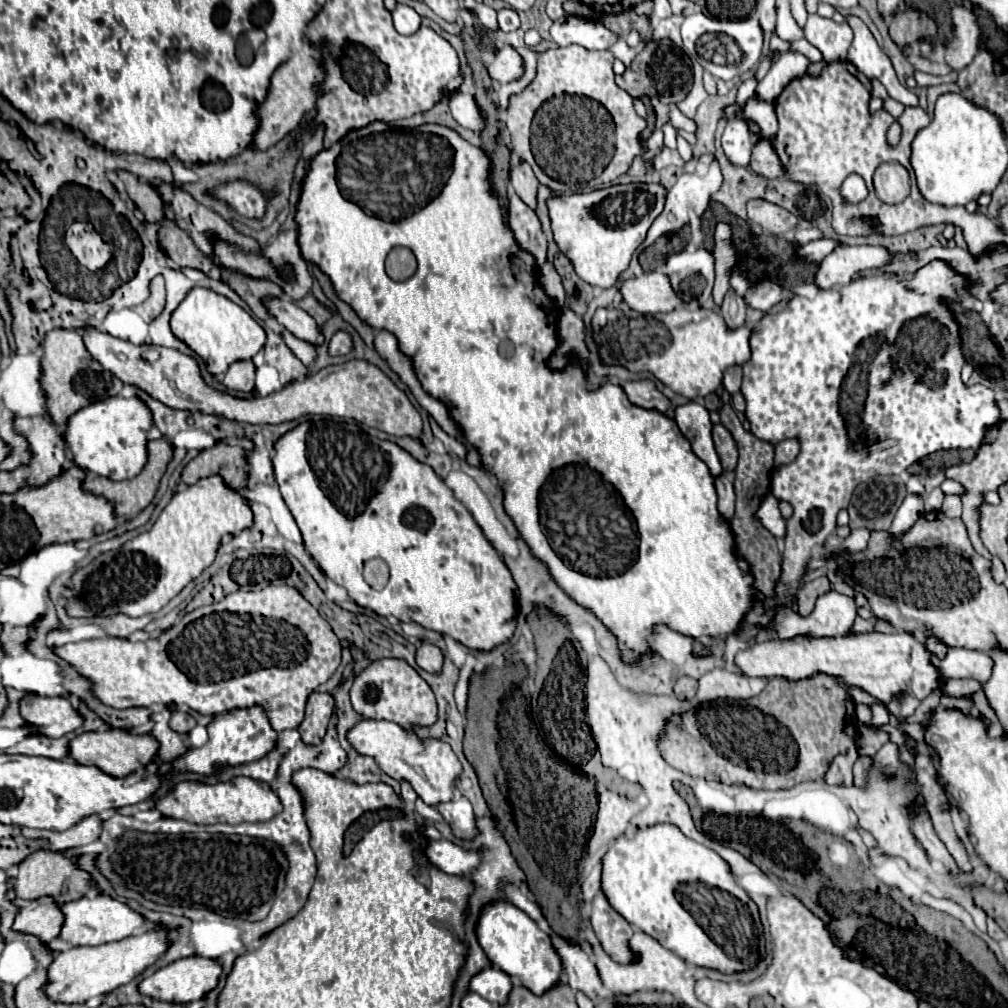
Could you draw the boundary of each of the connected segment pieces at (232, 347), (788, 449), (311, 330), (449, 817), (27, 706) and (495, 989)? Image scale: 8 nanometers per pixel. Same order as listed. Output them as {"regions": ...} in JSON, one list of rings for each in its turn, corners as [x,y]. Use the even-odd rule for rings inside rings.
{"regions":[[[[192,288],[180,306],[172,312],[170,326],[174,336],[186,342],[208,366],[208,372],[220,376],[236,360],[254,358],[266,344],[264,328],[238,304],[230,298],[210,290],[210,288]]],[[[788,438],[788,440],[778,442],[778,444],[776,444],[776,458],[774,458],[774,464],[780,466],[780,464],[792,462],[792,460],[798,456],[798,450],[800,450],[800,444],[798,444],[794,438]]],[[[266,298],[264,304],[268,312],[274,316],[274,320],[280,322],[296,338],[306,340],[314,346],[324,344],[324,336],[316,320],[310,314],[306,314],[302,308],[298,308],[294,302],[290,302],[288,298]]],[[[458,796],[458,798],[450,800],[450,802],[440,802],[436,808],[444,816],[444,820],[450,822],[456,836],[472,838],[476,834],[474,812],[472,812],[472,804],[470,804],[468,798]]],[[[26,694],[20,702],[20,714],[26,724],[36,726],[38,734],[48,738],[60,738],[84,724],[84,718],[66,696],[44,698],[38,694]]],[[[490,966],[482,974],[474,976],[470,986],[474,992],[478,992],[488,1002],[496,1002],[498,1006],[502,1006],[502,1002],[506,1002],[506,998],[510,998],[512,978],[508,974],[502,974],[502,970]]]]}

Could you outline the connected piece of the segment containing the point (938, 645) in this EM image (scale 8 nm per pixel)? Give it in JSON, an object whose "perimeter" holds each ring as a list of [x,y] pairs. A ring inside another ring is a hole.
{"perimeter":[[[932,636],[926,638],[926,648],[928,648],[936,658],[944,658],[944,656],[946,656],[946,650],[948,650],[946,644],[942,644],[942,642],[939,642],[939,640]]]}

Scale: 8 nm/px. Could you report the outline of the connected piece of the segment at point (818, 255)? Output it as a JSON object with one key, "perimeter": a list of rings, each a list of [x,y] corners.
{"perimeter":[[[822,238],[822,240],[814,240],[808,244],[798,244],[796,246],[796,258],[804,260],[804,262],[820,262],[826,254],[830,254],[834,250],[838,242],[830,240],[830,238]]]}

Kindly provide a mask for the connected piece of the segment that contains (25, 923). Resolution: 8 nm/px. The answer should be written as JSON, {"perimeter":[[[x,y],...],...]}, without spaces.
{"perimeter":[[[36,898],[34,902],[22,900],[14,930],[36,934],[48,944],[58,938],[58,930],[62,930],[62,906],[58,906],[58,902],[50,902],[50,898]]]}

